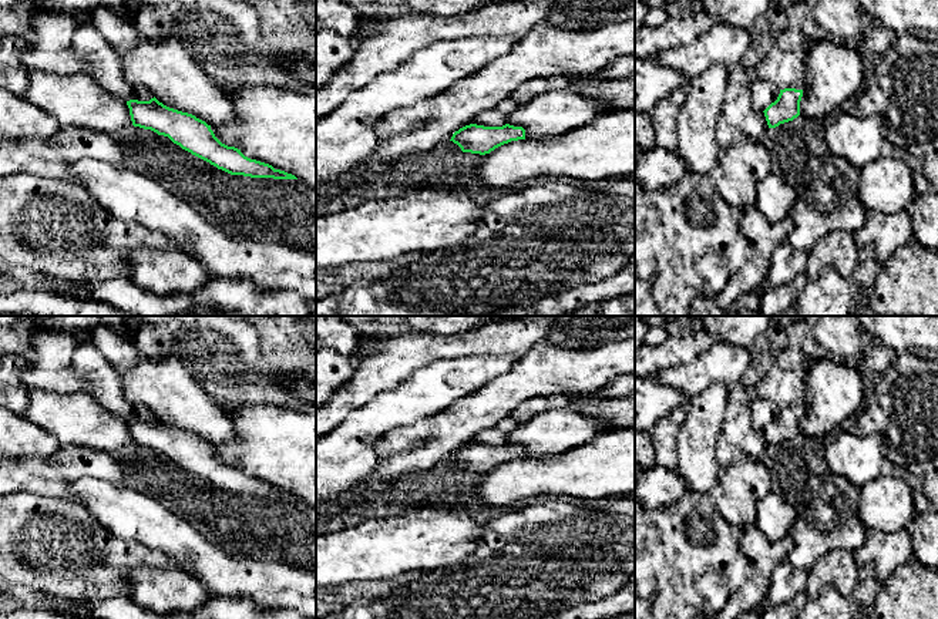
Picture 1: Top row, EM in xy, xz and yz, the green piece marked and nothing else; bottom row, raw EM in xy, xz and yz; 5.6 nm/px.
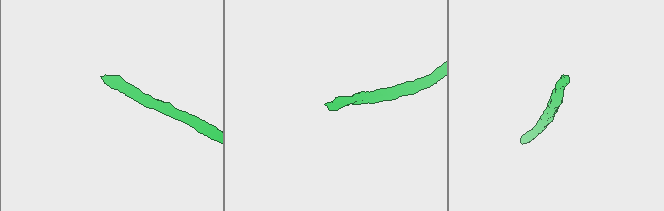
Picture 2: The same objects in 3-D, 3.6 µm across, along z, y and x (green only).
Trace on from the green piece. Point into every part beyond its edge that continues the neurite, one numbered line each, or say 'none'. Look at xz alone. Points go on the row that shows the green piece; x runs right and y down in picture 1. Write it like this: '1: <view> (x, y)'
none

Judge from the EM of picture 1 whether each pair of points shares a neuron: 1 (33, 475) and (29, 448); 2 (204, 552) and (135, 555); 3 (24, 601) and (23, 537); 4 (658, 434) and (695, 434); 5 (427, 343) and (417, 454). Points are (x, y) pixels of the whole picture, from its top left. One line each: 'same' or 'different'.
1: different
2: different
3: different
4: different
5: different

